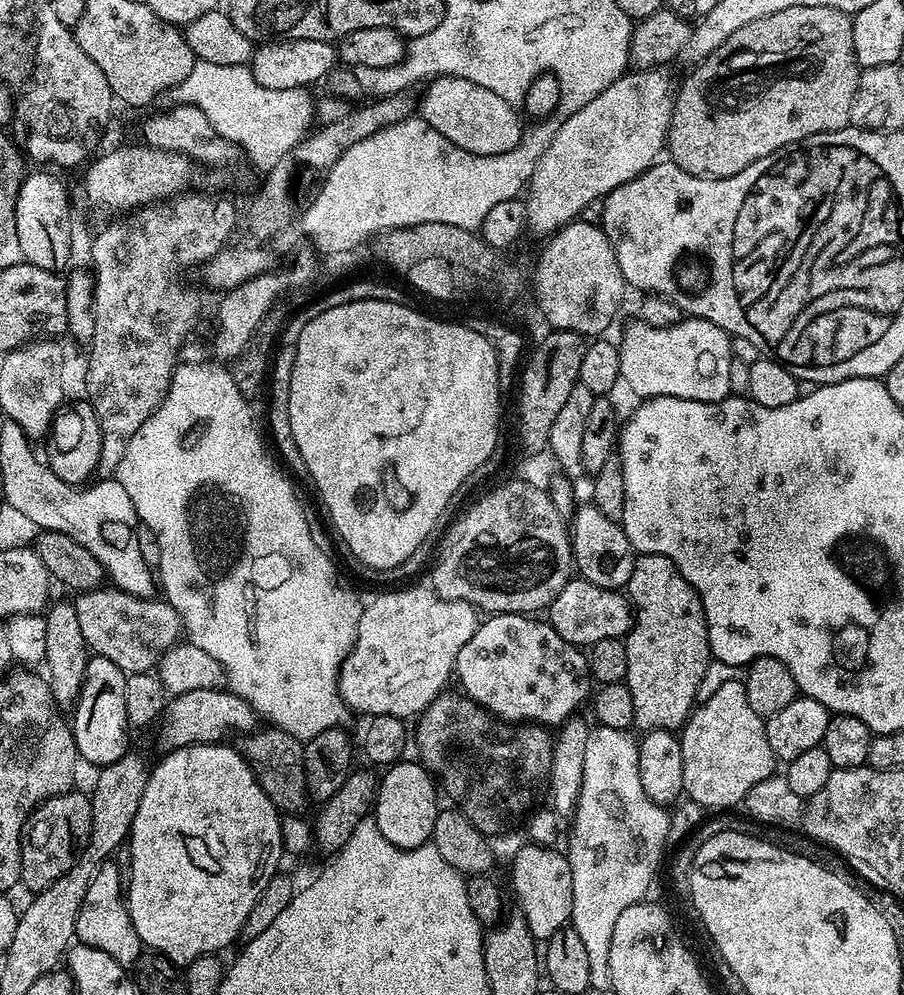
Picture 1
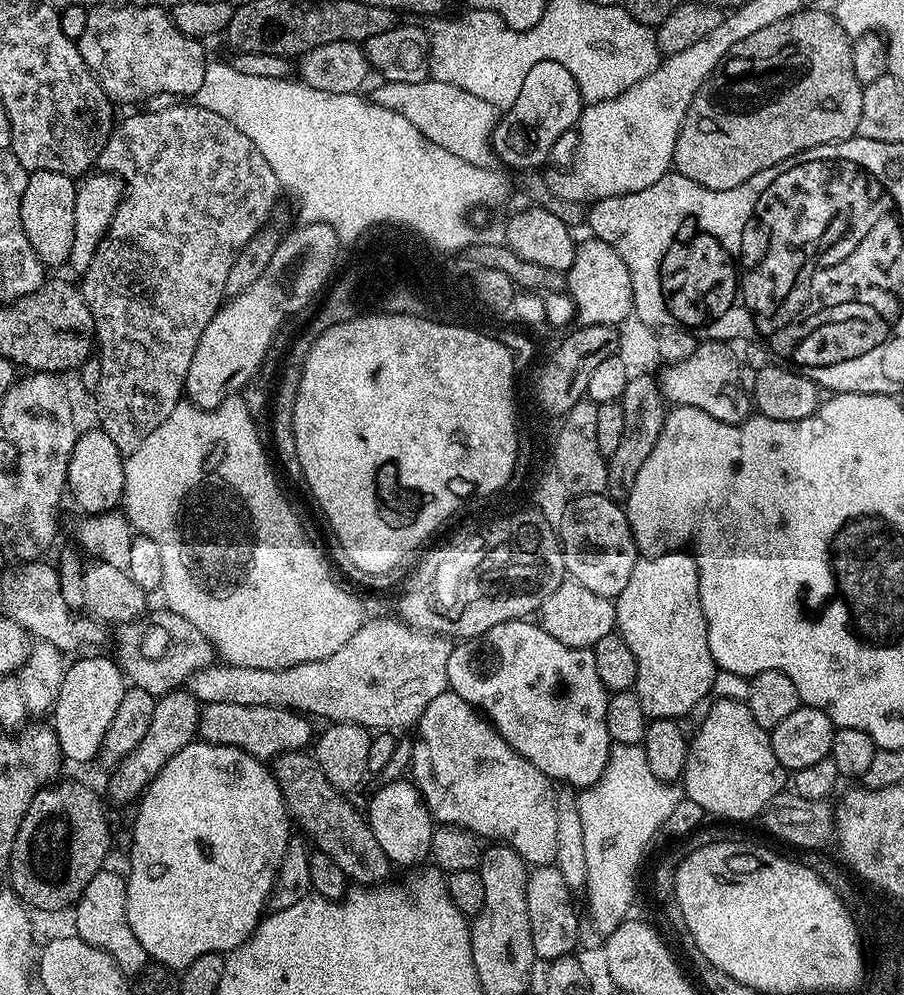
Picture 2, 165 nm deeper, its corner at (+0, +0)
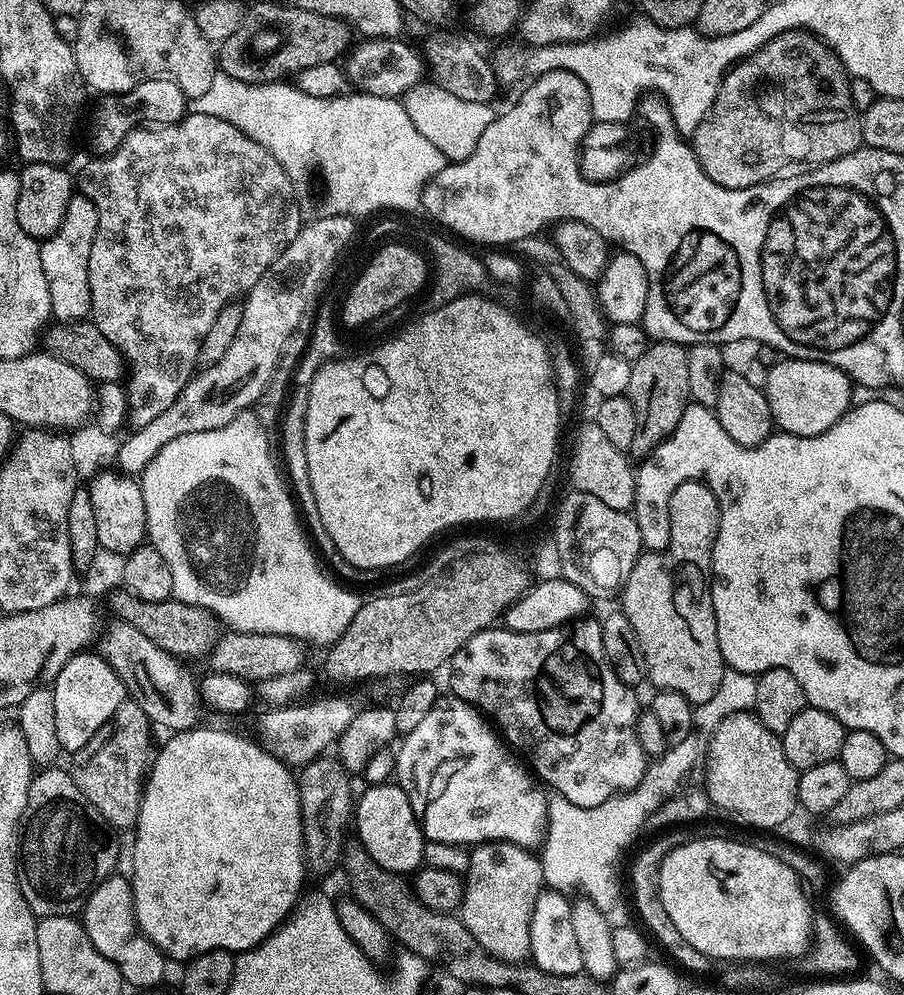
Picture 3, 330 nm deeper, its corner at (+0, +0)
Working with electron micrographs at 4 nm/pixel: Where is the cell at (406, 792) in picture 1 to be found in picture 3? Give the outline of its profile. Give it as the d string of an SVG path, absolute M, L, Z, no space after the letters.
M396 782L373 784L363 790L354 804L354 836L360 839L359 847L382 870L415 873L424 864L426 841L410 798Z

